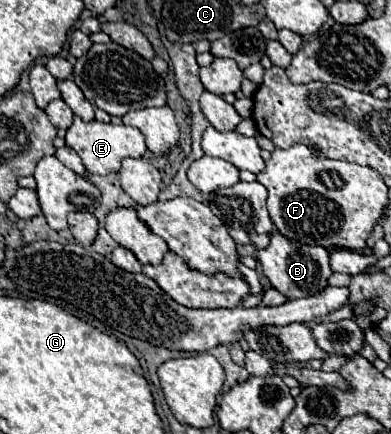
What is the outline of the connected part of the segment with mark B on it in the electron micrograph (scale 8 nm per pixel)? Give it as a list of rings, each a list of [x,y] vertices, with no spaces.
[[[278,231],[270,235],[270,245],[266,249],[258,249],[258,261],[262,263],[264,275],[270,279],[272,287],[278,289],[286,299],[310,297],[310,295],[320,293],[328,285],[326,279],[332,275],[328,259],[330,255],[324,247],[300,245],[296,241],[282,237]]]

